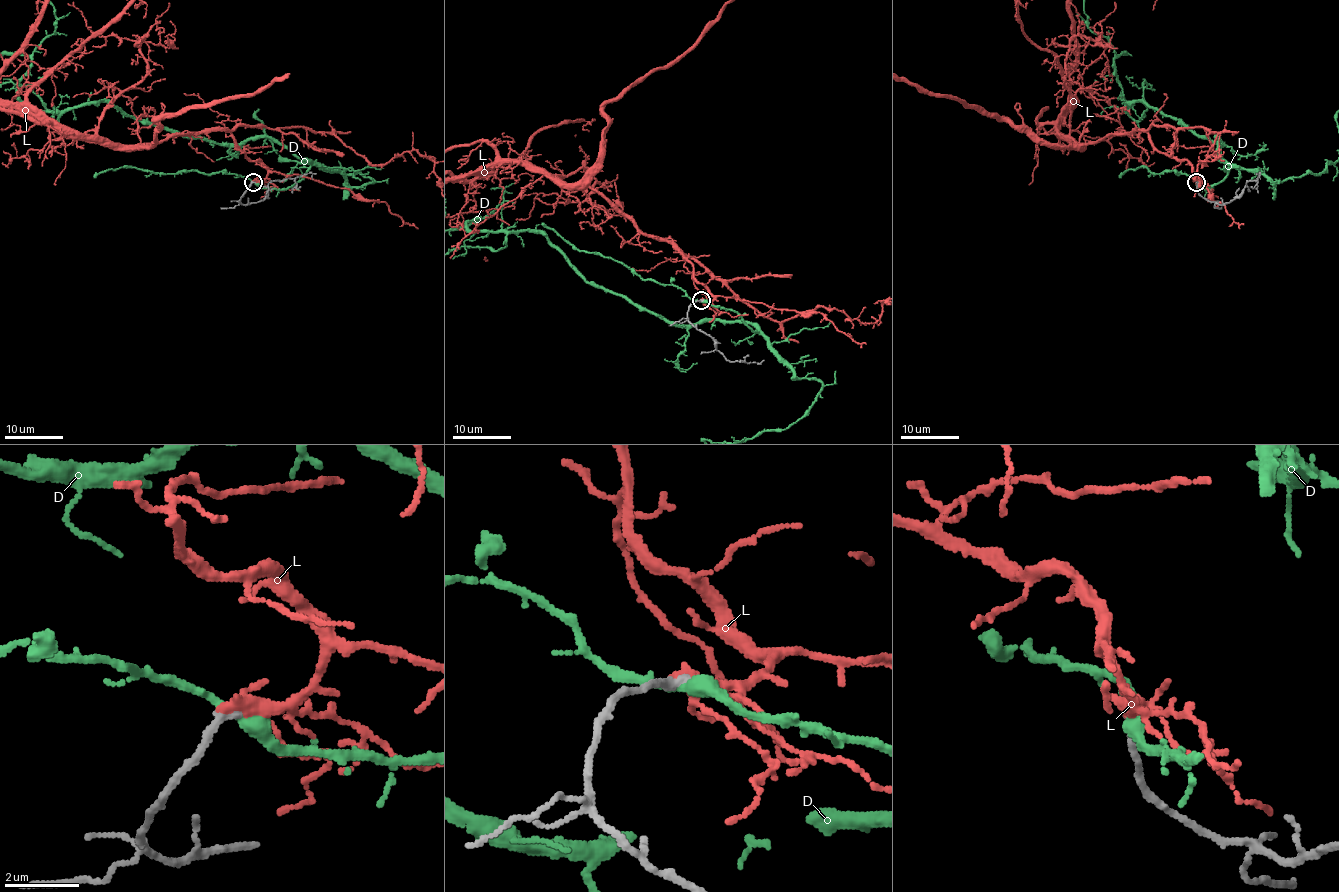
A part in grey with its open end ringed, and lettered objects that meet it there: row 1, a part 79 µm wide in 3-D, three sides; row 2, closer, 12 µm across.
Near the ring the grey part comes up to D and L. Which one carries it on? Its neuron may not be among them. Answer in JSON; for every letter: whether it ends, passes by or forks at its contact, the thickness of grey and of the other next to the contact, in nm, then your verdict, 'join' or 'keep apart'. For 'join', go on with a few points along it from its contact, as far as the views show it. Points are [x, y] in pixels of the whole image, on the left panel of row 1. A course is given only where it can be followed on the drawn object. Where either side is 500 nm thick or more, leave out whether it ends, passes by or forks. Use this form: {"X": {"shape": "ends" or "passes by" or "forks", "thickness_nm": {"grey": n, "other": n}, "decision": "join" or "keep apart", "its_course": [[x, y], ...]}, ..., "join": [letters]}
{"D": {"shape": "passes by", "thickness_nm": {"grey": 280, "other": 300}, "decision": "keep apart"}, "L": {"shape": "forks", "thickness_nm": {"grey": 280, "other": 280}, "decision": "join"}, "join": ["L"]}

